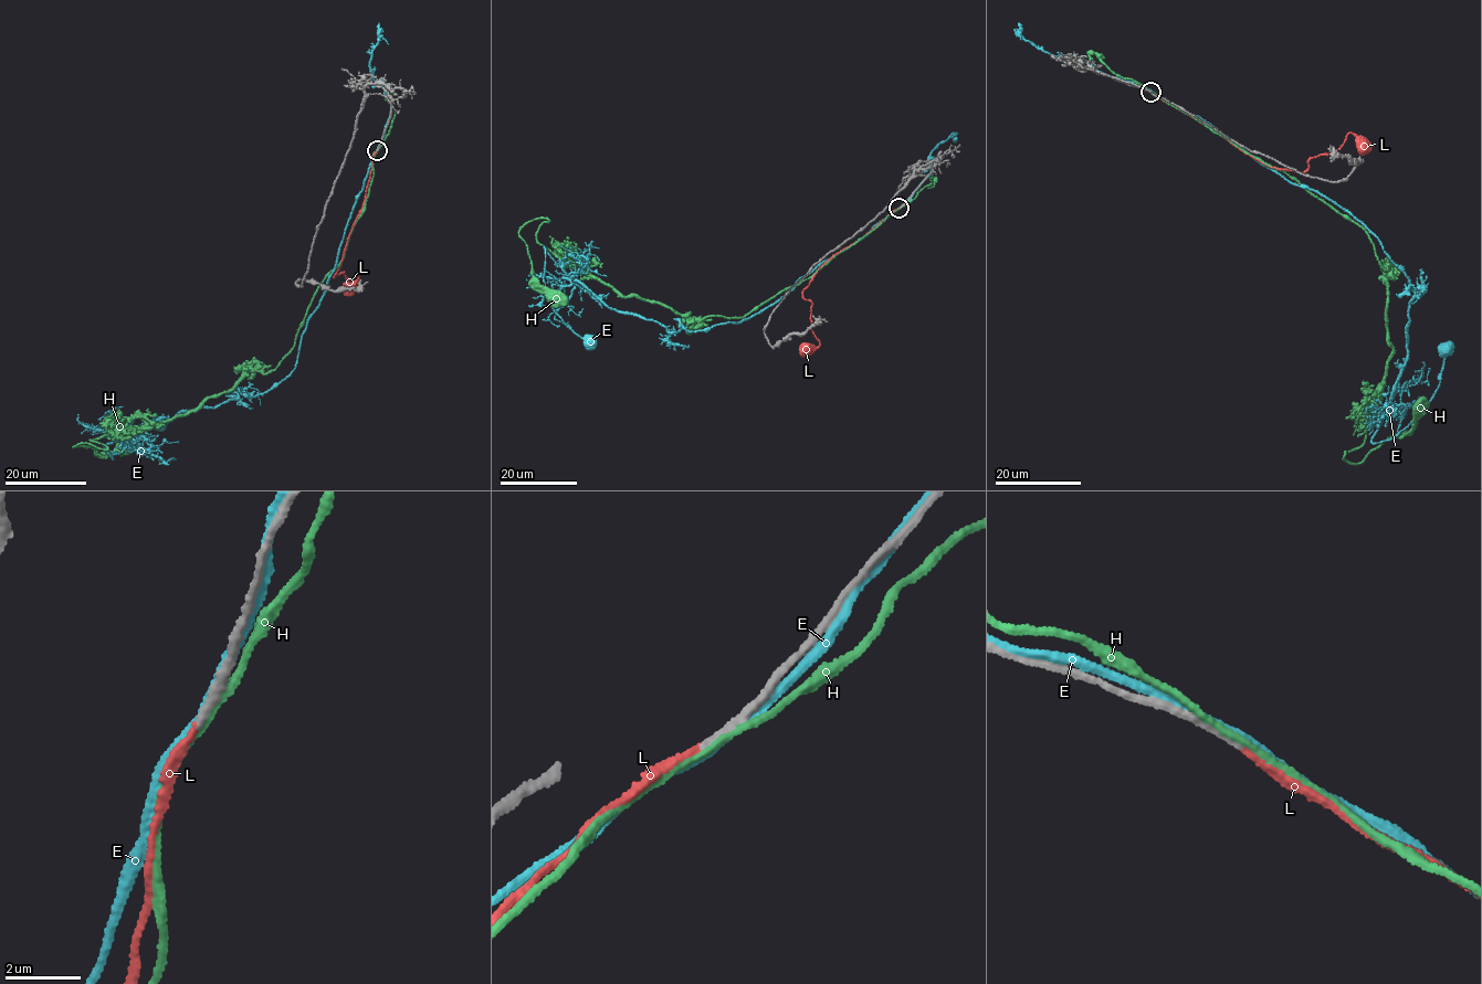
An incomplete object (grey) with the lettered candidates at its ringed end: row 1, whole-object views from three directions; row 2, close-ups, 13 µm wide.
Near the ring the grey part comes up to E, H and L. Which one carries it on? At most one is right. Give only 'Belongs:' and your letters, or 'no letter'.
Belongs: L

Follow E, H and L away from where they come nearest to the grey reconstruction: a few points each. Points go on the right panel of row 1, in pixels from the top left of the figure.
E: (1143, 87), (1346, 209), (1407, 276), (1409, 355), (1390, 403), (1405, 409), (1399, 432), (1438, 387), (1444, 349)
H: (1147, 90), (1368, 234), (1388, 275), (1393, 349), (1366, 437), (1343, 459), (1363, 462), (1408, 434), (1417, 409)
L: (1149, 92), (1208, 126), (1244, 152), (1275, 168), (1305, 171), (1310, 159), (1338, 149), (1348, 134), (1363, 144)

